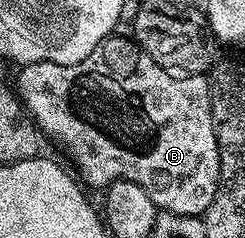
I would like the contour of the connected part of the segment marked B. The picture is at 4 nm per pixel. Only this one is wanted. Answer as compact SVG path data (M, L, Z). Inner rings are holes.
M111 36L106 38L92 52L92 56L80 60L80 64L61 66L51 62L25 63L19 69L22 71L18 74L16 93L25 106L27 113L30 114L41 130L41 133L45 137L47 134L48 137L55 138L64 149L70 150L70 158L74 161L75 166L73 166L73 169L75 171L78 169L82 173L83 179L81 178L81 181L83 183L91 182L92 185L99 186L99 188L111 186L113 182L140 184L140 188L144 188L144 192L148 192L148 196L154 201L159 211L167 214L188 216L189 218L201 216L206 213L208 204L212 204L212 200L216 196L218 177L220 176L220 152L218 151L218 141L216 140L214 121L212 120L212 104L210 103L210 79L206 74L175 76L171 71L165 70L160 64L156 64L156 60L152 60L152 56L148 56L148 52L141 50L137 42L129 37L126 37L127 39L118 37Z

